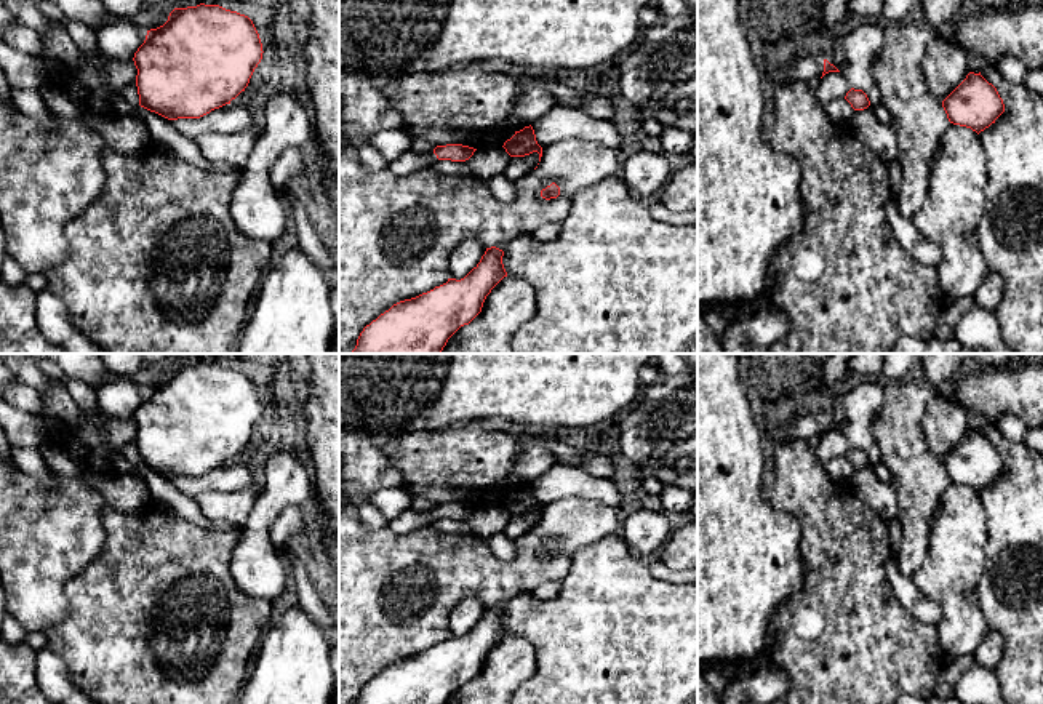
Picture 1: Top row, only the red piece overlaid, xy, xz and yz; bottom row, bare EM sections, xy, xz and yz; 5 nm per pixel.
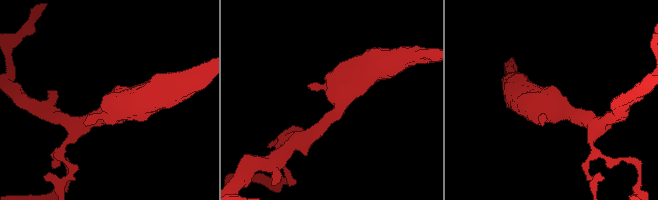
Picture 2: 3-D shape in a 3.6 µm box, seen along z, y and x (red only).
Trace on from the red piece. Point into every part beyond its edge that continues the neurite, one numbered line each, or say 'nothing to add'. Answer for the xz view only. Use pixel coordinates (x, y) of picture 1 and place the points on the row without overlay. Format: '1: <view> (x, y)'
1: xz (410, 520)

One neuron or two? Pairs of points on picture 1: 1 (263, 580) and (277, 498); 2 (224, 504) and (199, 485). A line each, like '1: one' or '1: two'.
1: one
2: two

